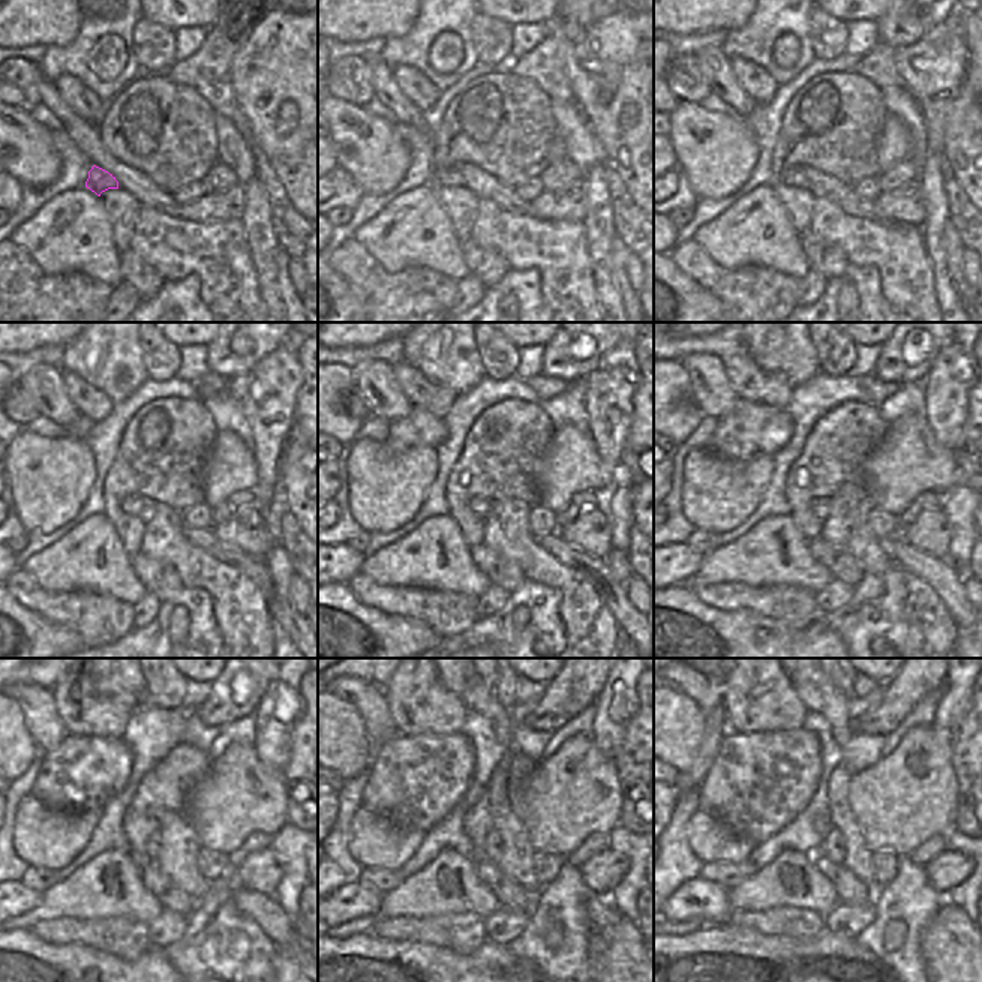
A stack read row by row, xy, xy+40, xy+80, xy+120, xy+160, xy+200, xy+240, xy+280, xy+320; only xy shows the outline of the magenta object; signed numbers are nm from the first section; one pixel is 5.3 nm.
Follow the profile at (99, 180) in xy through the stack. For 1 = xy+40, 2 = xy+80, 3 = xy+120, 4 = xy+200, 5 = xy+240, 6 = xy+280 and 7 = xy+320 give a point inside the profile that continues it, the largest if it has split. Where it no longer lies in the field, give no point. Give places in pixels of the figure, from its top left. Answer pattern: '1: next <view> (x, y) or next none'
1: next xy+40 (441, 176)
2: next xy+80 (795, 176)
3: next xy+120 (137, 505)
4: next xy+200 (820, 507)
5: next xy+240 (153, 844)
6: next xy+280 (492, 843)
7: next xy+320 (832, 846)

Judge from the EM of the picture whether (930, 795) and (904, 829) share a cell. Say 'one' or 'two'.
one

